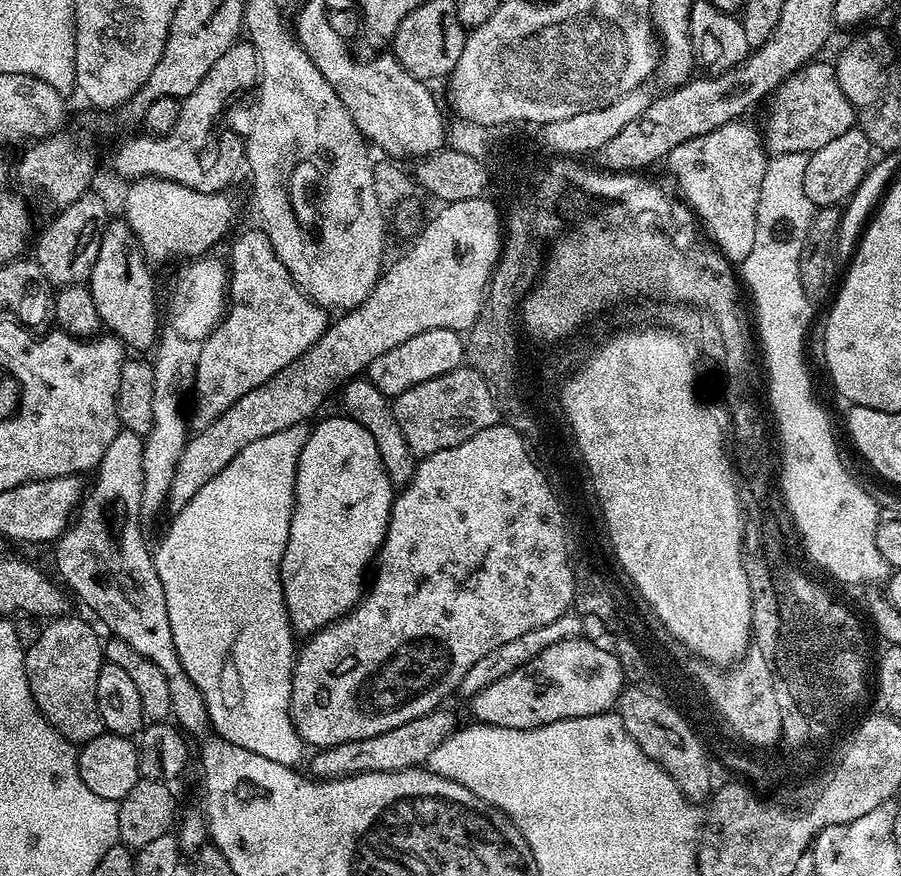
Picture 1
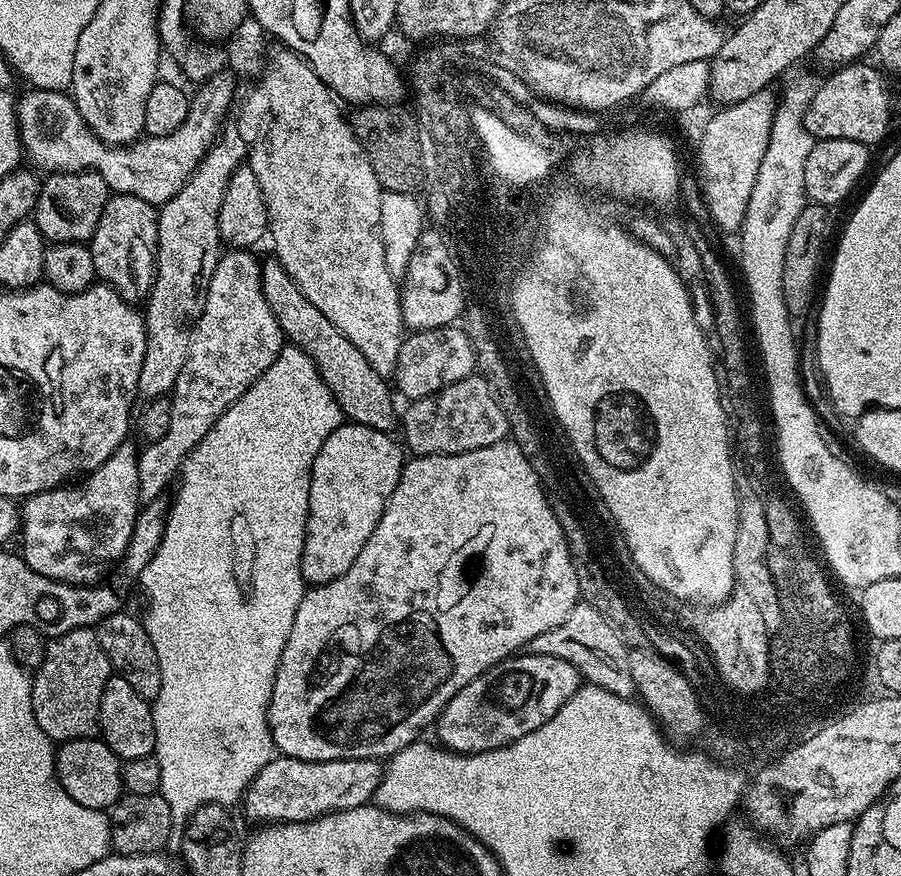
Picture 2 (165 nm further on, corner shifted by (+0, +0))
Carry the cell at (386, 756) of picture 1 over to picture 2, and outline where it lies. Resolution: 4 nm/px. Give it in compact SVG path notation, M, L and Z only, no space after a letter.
M273 756L271 762L248 785L243 797L244 812L260 826L301 824L331 812L341 812L369 803L384 776L385 765L378 760L331 760L306 762L298 758Z

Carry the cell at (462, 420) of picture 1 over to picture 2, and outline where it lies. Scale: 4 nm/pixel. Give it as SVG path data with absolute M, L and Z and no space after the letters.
M479 374L462 378L462 382L446 386L442 391L421 400L411 401L407 407L402 412L402 440L412 456L462 454L466 450L494 446L494 442L509 435L506 414L503 413L491 385Z

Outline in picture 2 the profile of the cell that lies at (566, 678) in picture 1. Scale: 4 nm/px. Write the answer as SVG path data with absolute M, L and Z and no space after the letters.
M517 654L486 670L481 676L462 686L462 690L458 690L454 698L450 698L448 705L434 721L435 739L448 751L460 752L463 756L505 748L507 744L518 742L518 738L526 738L526 734L538 730L538 726L546 726L546 722L550 722L550 718L554 718L554 714L558 714L558 710L566 706L581 683L580 671L570 666L570 662L562 662L562 658Z

